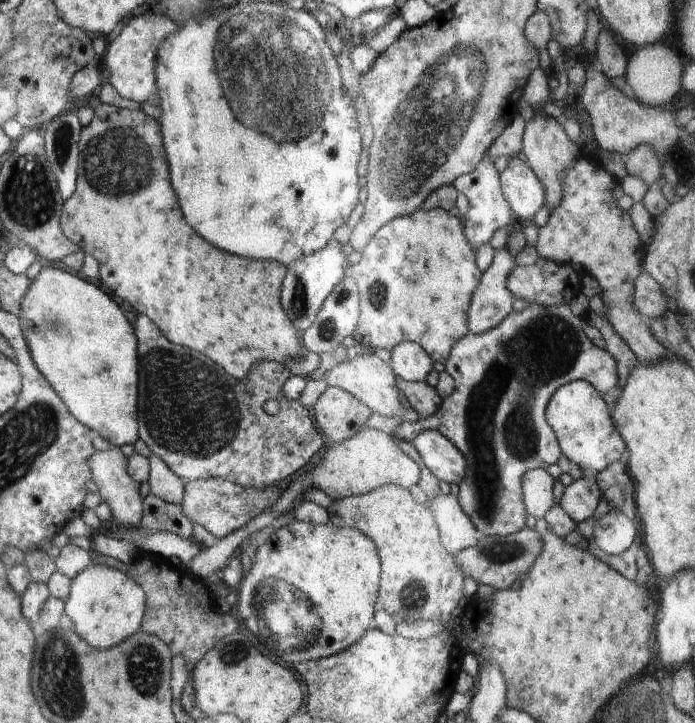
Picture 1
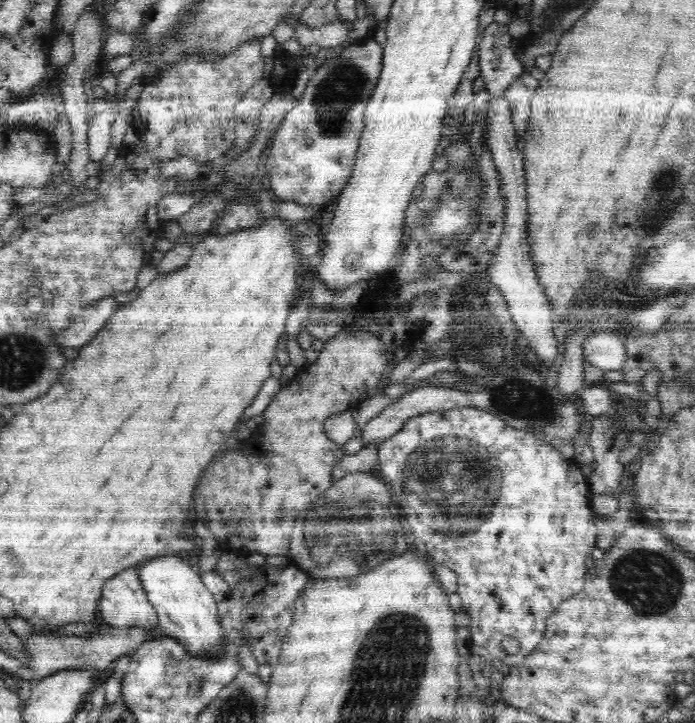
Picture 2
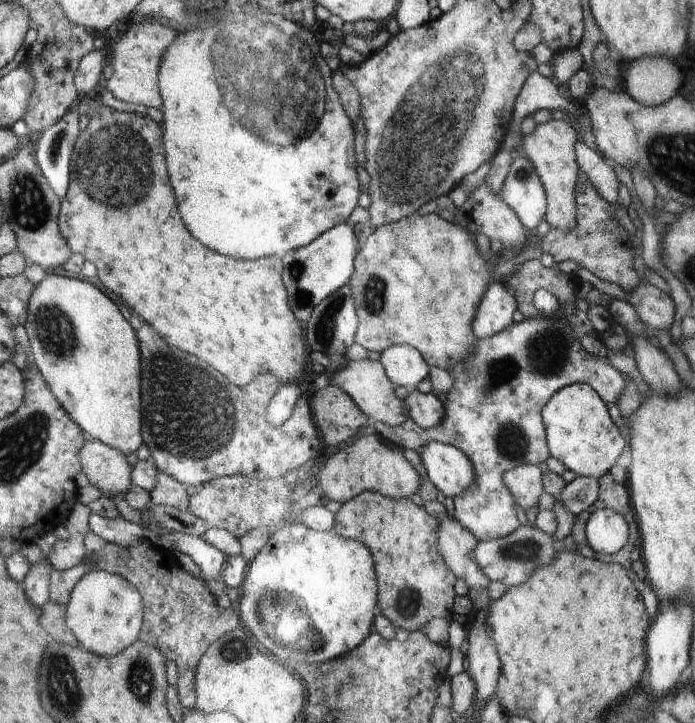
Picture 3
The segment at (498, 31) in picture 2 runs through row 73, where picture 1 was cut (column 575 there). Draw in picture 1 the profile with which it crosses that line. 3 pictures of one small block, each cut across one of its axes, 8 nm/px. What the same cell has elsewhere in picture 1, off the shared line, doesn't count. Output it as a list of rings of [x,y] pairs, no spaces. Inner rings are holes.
[[[586,475],[566,487],[559,506],[576,524],[591,518],[601,500],[601,491],[594,475]]]

